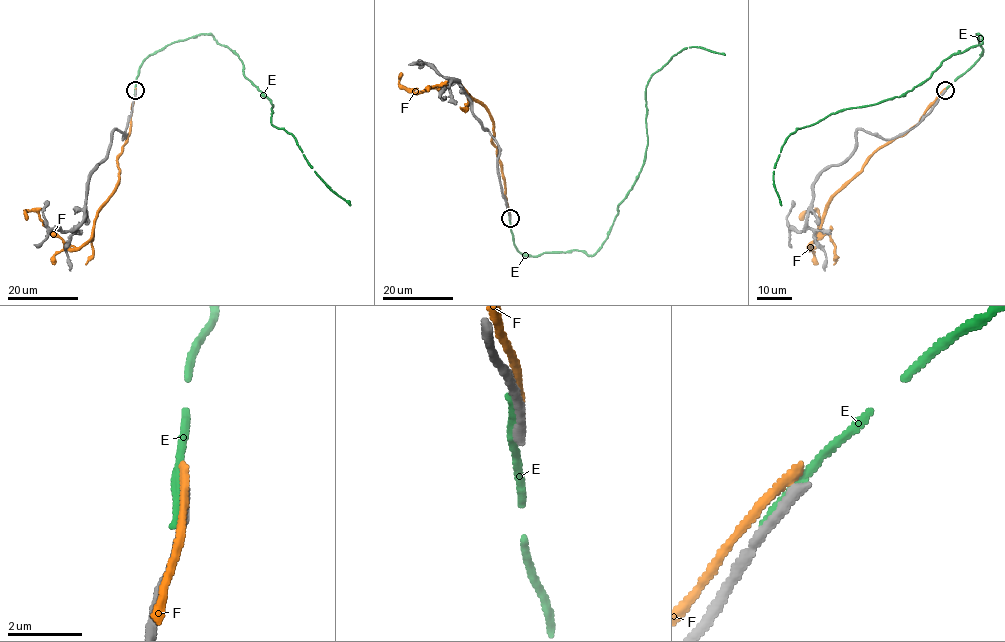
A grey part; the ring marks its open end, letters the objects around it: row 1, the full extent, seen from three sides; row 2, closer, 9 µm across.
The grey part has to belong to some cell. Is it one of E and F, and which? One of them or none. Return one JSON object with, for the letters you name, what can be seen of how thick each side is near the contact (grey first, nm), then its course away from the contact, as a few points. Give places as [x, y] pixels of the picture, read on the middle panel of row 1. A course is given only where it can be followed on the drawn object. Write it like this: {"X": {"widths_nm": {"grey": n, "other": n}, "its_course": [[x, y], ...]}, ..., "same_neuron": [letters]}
{"same_neuron": []}

